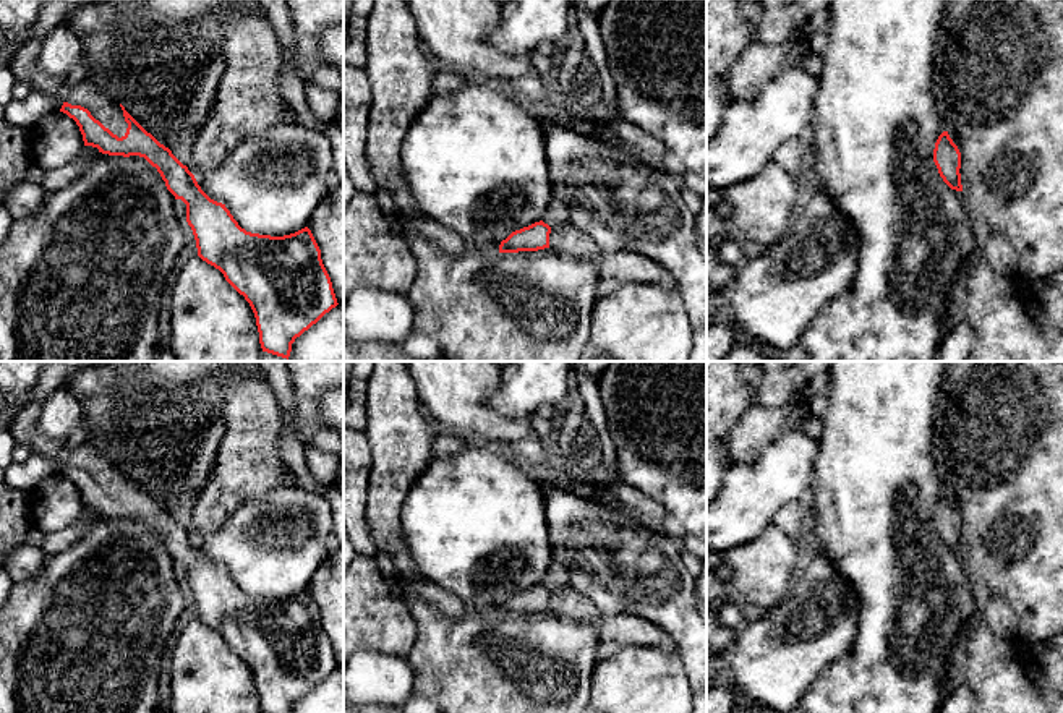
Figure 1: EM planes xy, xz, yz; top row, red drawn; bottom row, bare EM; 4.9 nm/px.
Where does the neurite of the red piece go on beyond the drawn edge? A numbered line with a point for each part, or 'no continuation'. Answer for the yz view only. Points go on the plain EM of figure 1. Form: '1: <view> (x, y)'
no continuation

